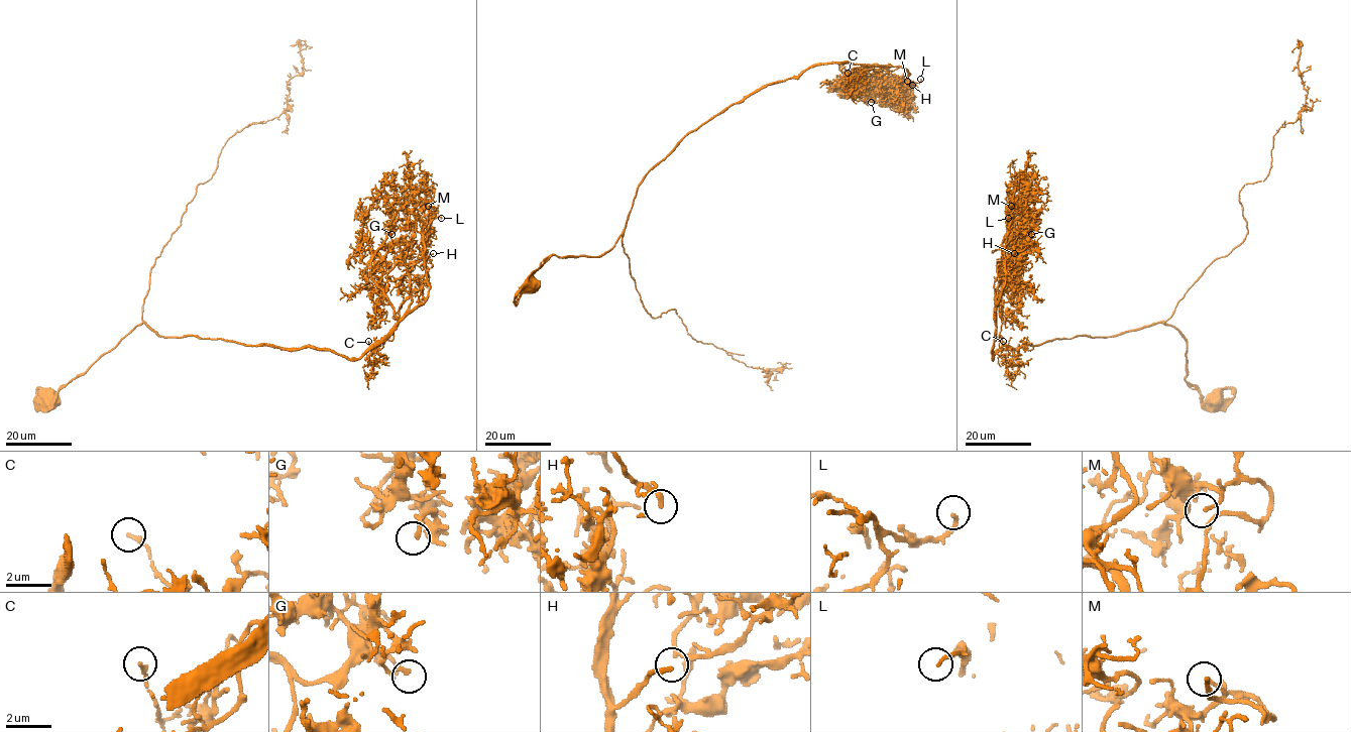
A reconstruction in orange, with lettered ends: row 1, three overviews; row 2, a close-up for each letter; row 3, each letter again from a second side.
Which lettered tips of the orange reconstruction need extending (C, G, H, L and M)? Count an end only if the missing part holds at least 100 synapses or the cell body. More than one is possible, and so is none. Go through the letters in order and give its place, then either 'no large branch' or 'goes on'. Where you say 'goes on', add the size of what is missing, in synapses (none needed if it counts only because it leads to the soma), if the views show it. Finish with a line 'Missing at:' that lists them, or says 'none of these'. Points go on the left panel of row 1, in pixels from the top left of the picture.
C: place (368, 341); no large branch
G: place (391, 234); no large branch
H: place (433, 253); goes on; 350 synapses
L: place (441, 218); goes on; 250 synapses
M: place (428, 206); no large branch
Missing at: H, L

